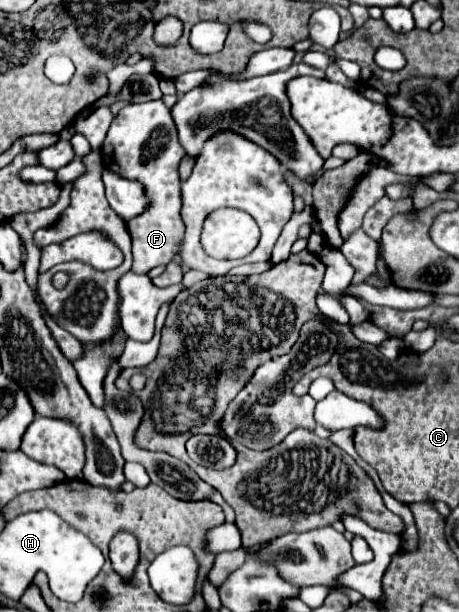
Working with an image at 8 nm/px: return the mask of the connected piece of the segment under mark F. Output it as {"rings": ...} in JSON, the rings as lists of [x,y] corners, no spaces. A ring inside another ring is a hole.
{"rings":[[[161,99],[125,105],[109,127],[103,145],[105,167],[125,179],[143,183],[147,195],[151,197],[151,209],[127,221],[127,229],[133,239],[133,273],[149,273],[157,265],[167,265],[175,259],[175,253],[179,251],[185,225],[179,215],[181,181],[177,169],[183,157],[185,149],[177,139],[171,109]]]}

